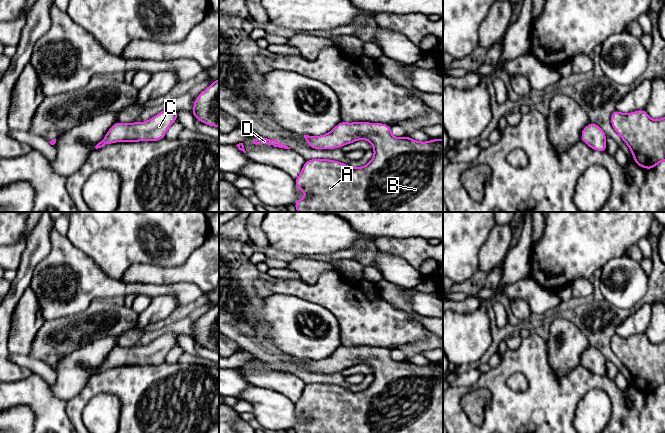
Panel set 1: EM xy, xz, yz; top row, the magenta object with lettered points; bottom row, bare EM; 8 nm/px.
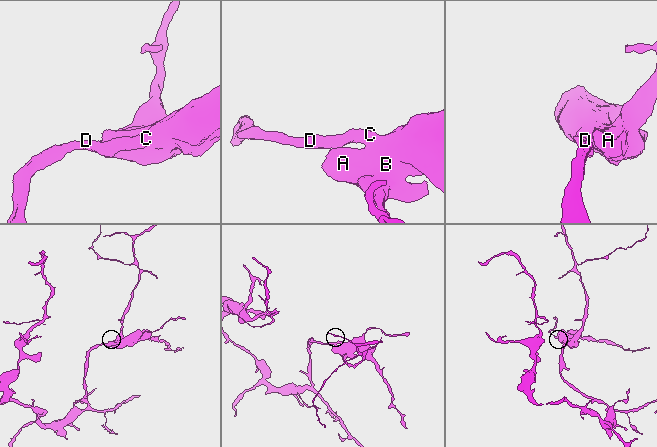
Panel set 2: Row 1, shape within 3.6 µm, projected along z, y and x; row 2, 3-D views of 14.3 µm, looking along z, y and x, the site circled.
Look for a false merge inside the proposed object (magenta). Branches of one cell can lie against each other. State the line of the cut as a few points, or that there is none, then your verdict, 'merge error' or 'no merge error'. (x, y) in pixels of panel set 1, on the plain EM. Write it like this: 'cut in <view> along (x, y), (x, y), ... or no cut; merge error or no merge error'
no cut; no merge error

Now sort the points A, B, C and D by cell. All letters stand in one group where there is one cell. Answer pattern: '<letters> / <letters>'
A B C D

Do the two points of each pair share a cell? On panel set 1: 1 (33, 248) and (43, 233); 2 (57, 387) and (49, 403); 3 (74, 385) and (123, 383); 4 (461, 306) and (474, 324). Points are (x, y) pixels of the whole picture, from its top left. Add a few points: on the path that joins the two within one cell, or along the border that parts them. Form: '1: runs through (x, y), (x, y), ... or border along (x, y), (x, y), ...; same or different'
1: runs through (37, 244), (39, 237); same
2: border along (48, 385), (55, 396), (66, 402); different
3: border along (96, 373), (68, 401); different
4: border along (480, 306), (469, 313), (453, 312); different

